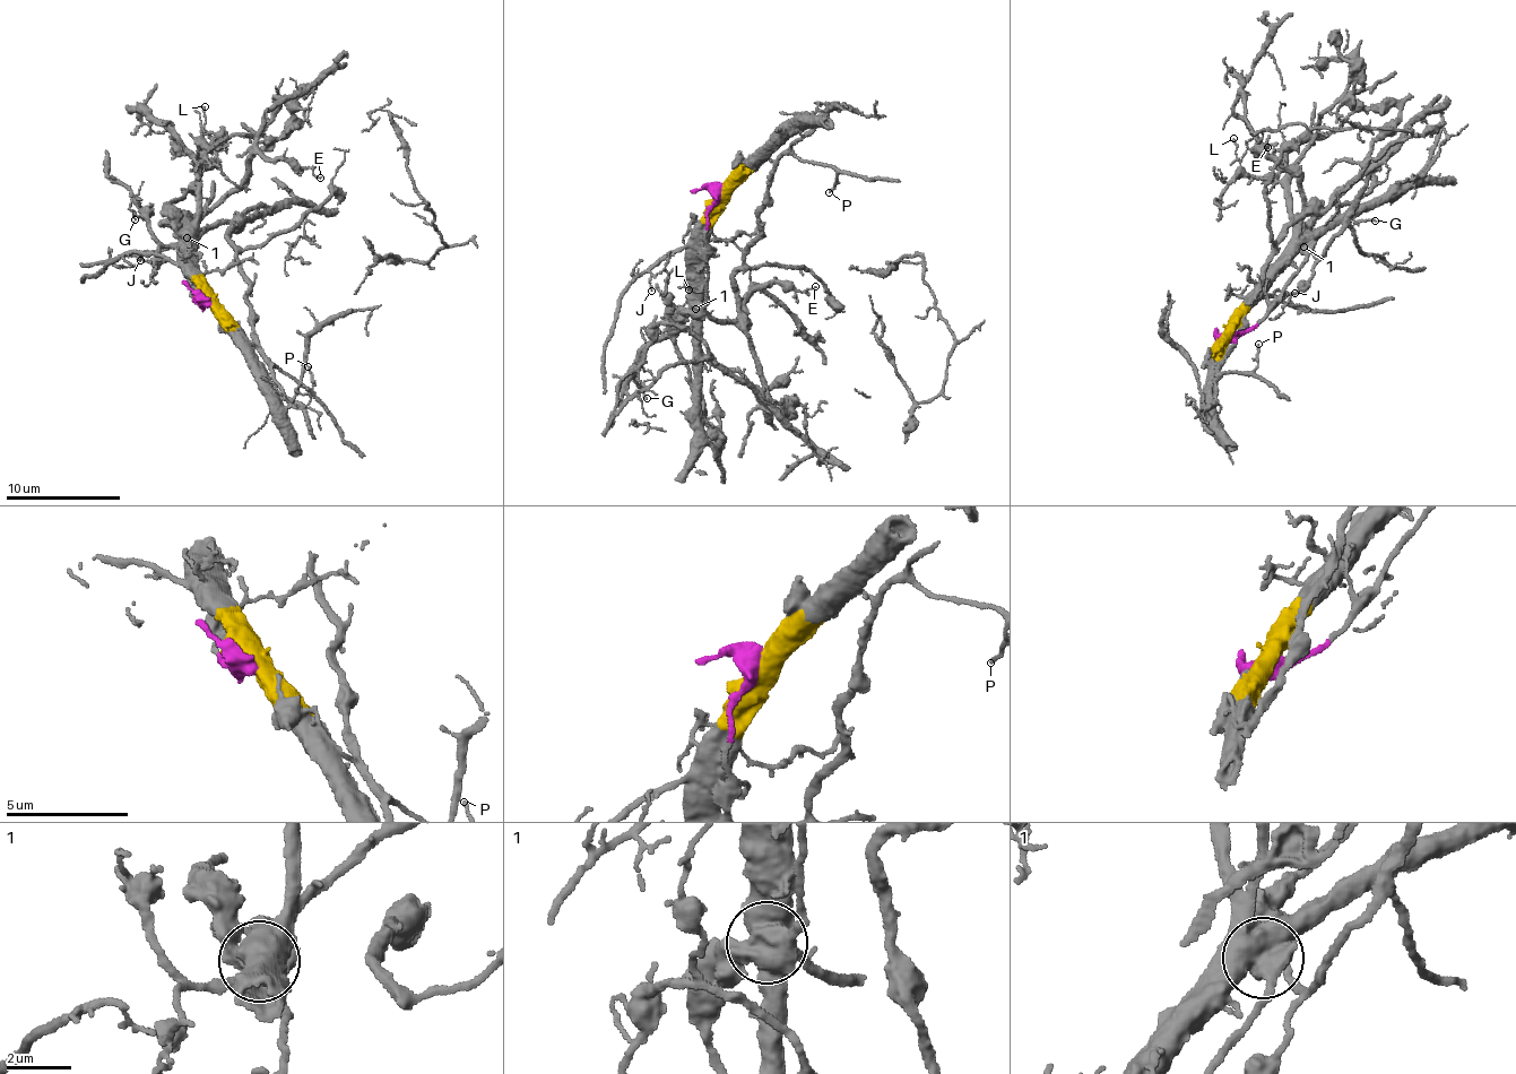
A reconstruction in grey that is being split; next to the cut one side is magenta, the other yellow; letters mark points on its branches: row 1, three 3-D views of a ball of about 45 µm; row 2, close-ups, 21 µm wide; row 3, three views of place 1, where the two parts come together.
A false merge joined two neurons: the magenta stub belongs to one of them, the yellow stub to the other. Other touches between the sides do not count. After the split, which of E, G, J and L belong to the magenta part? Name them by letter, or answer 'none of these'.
G

